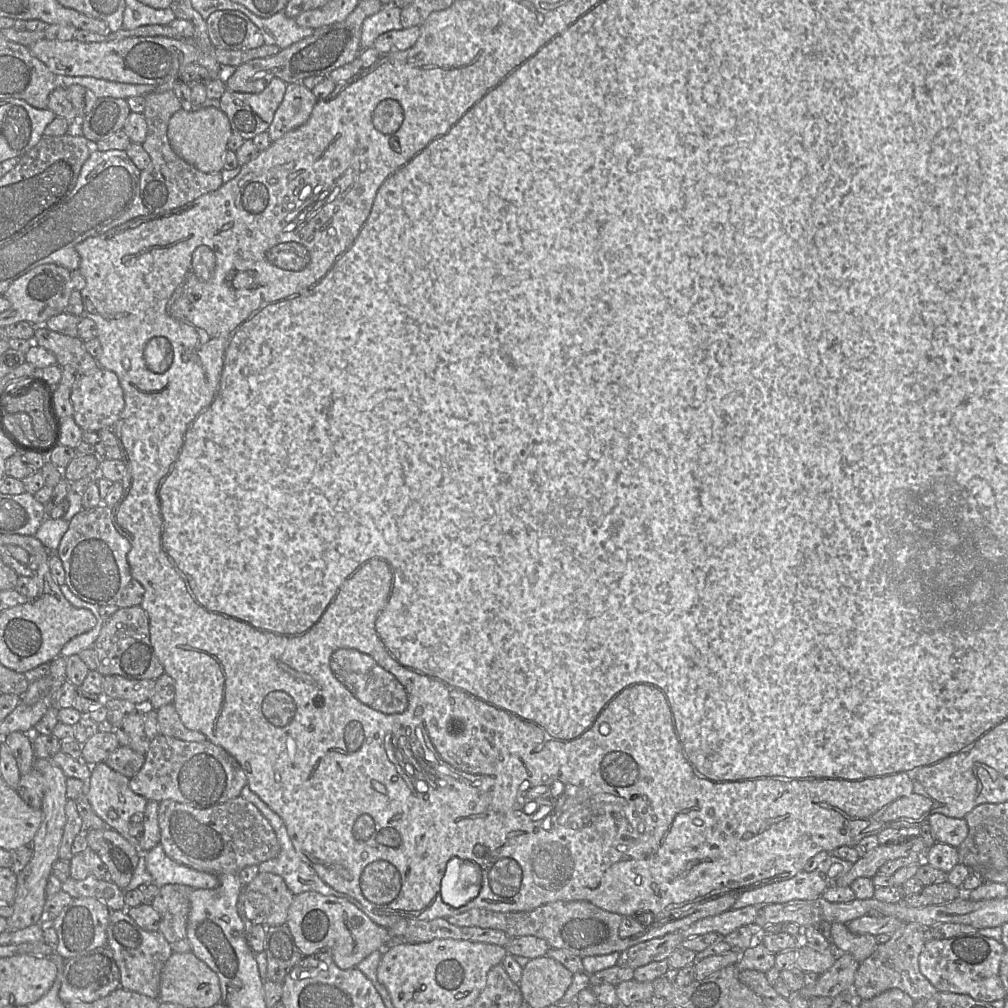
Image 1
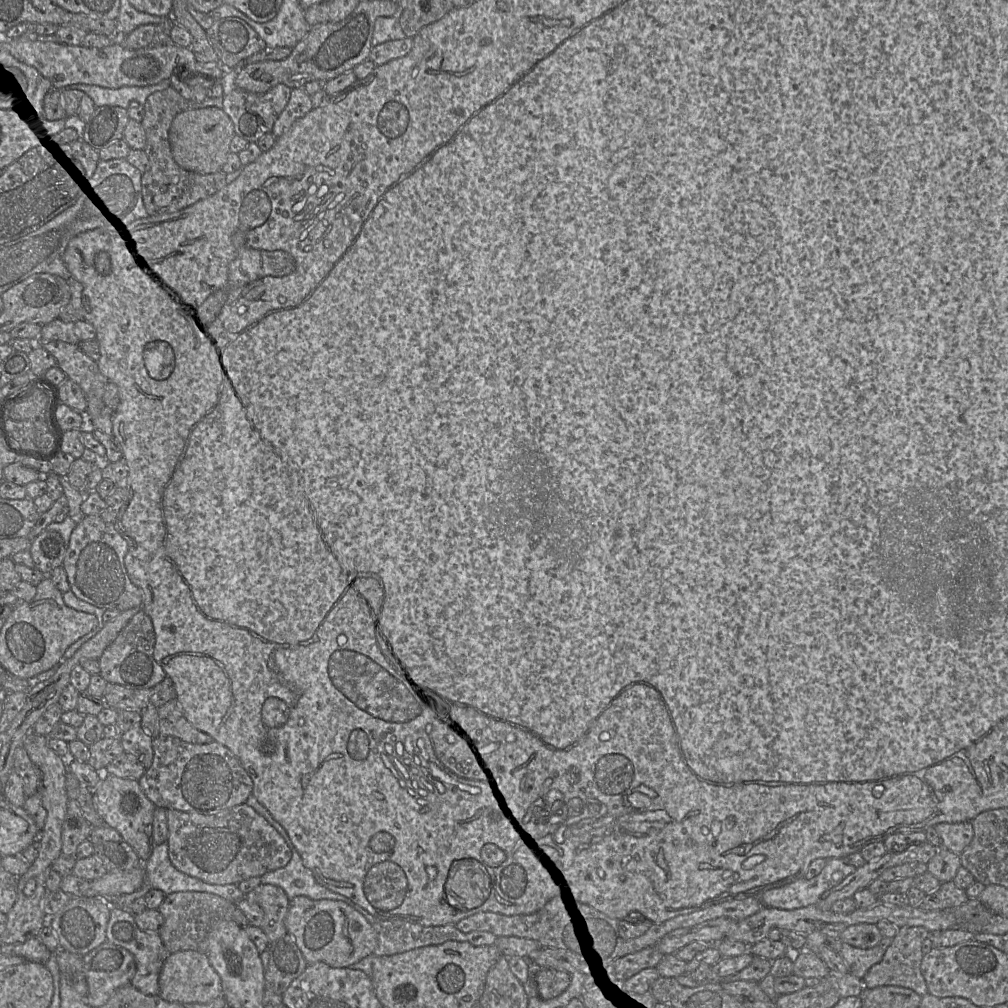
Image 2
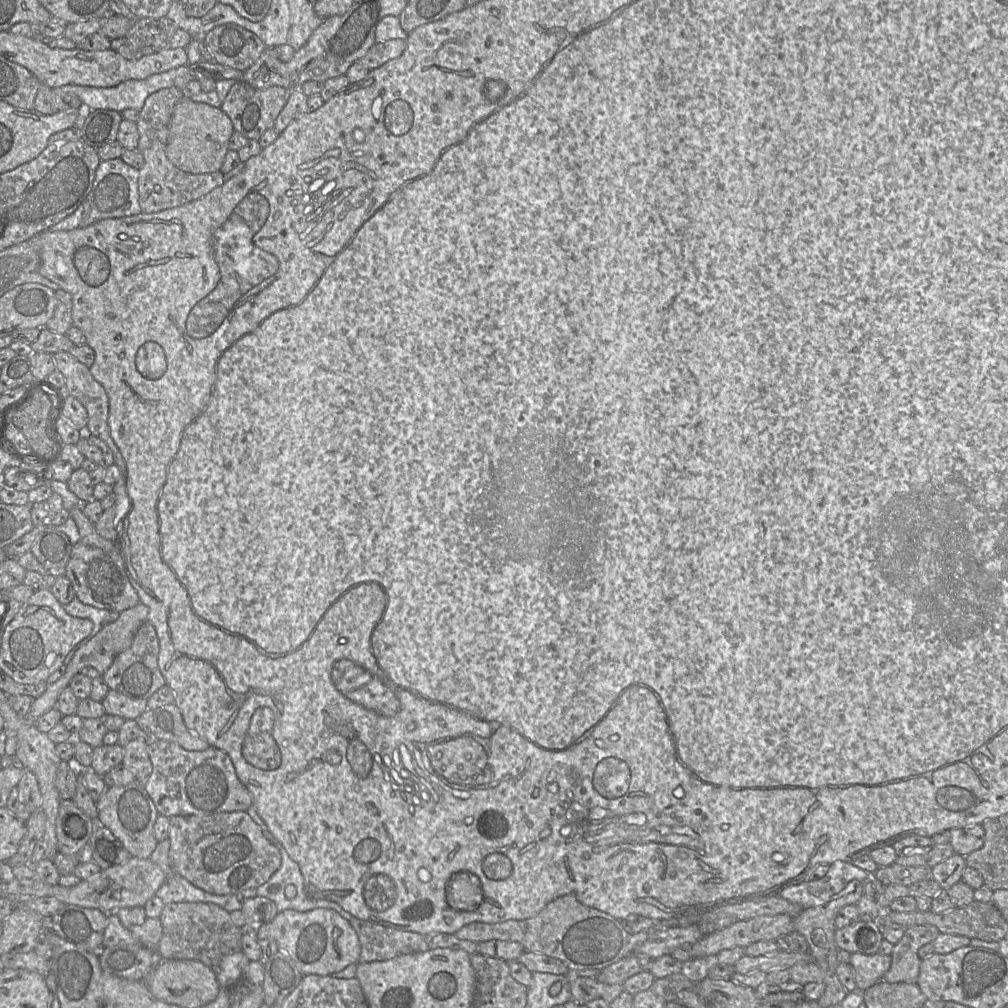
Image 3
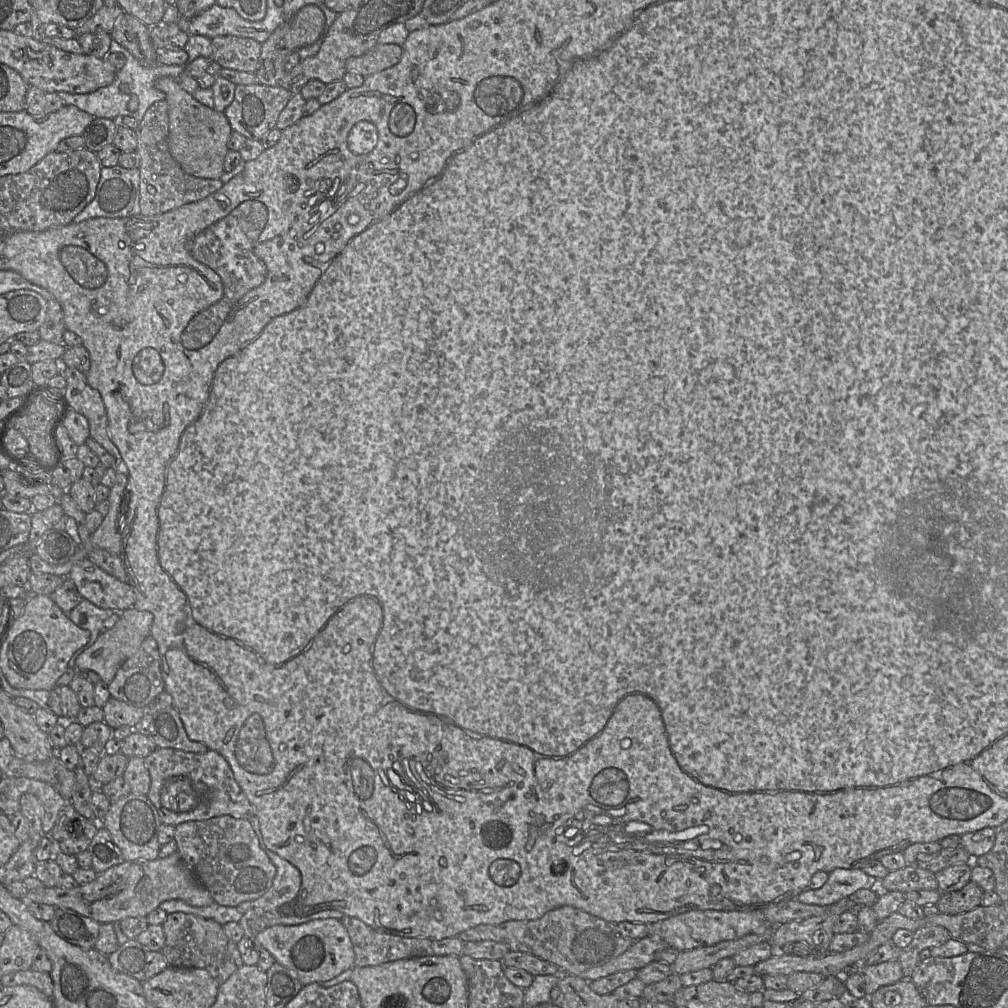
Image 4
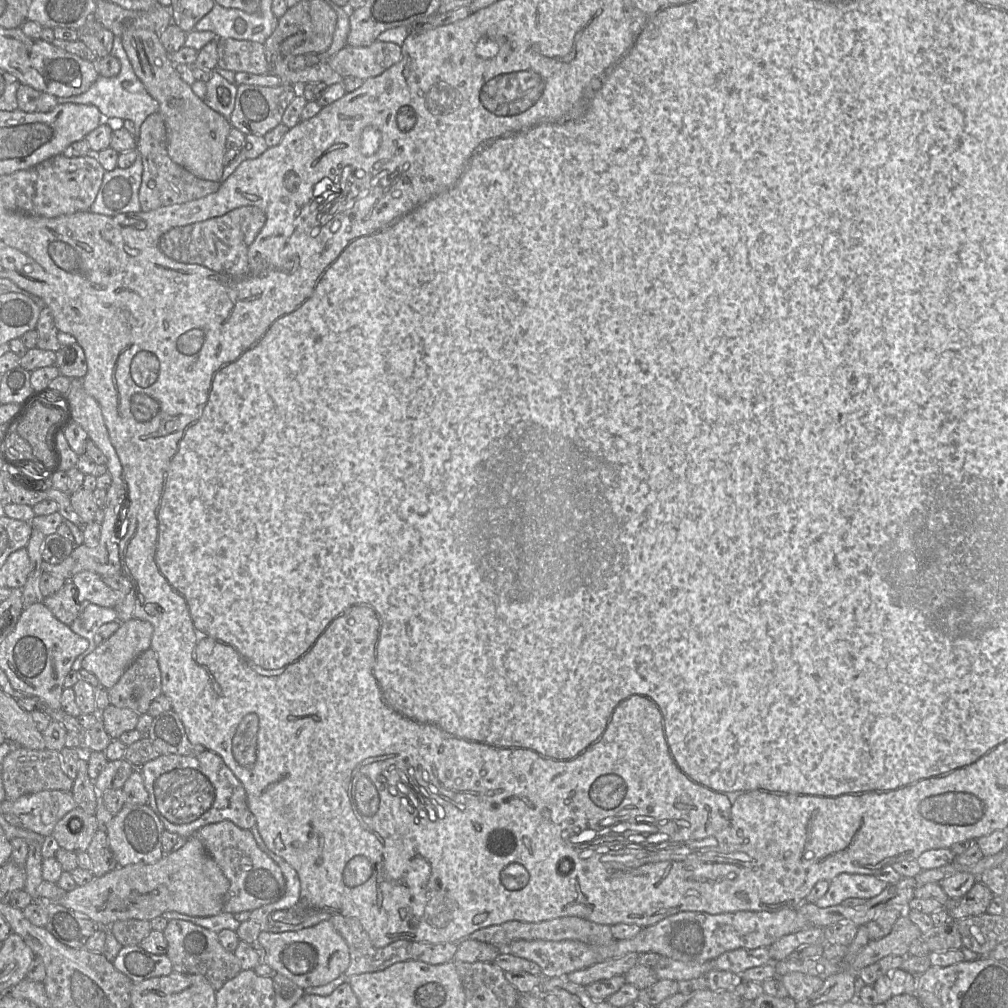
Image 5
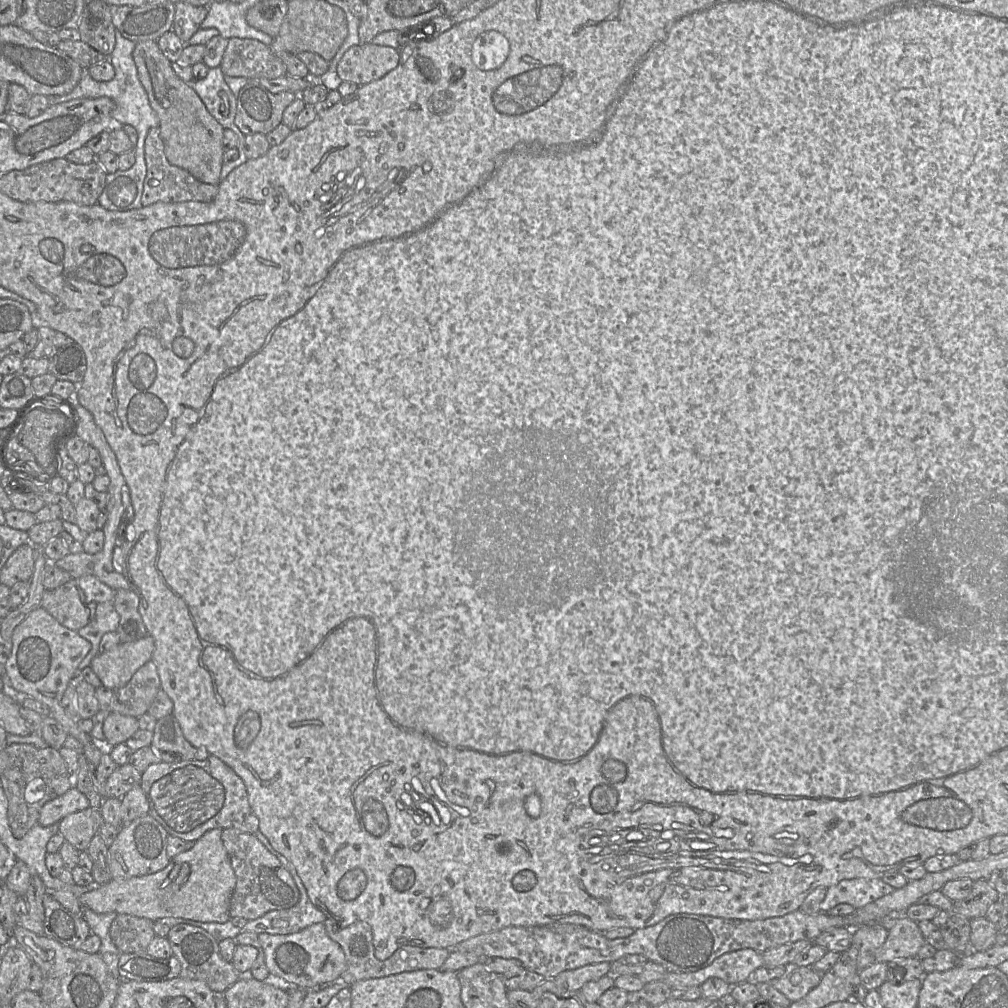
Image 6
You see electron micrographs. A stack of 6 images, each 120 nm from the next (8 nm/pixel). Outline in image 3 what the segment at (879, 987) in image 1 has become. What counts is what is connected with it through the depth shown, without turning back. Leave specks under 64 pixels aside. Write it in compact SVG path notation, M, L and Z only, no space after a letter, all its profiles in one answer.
M916 925L906 928L903 937L893 947L891 966L883 980L888 983L916 984L920 972L919 949L940 934L934 925Z

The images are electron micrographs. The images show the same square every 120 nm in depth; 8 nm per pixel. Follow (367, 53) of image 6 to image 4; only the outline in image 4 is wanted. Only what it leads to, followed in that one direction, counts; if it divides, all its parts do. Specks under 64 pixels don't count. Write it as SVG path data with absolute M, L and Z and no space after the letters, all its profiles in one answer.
M377 44L362 56L349 58L346 70L366 77L396 65L402 54L403 48L398 44Z

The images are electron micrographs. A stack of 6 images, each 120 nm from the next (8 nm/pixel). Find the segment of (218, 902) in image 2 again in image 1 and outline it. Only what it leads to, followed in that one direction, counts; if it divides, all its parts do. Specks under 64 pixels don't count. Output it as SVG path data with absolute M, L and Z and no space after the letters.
M166 884L159 888L151 901L152 907L160 915L159 932L174 953L192 952L186 926L190 910L189 896L193 890L182 884Z

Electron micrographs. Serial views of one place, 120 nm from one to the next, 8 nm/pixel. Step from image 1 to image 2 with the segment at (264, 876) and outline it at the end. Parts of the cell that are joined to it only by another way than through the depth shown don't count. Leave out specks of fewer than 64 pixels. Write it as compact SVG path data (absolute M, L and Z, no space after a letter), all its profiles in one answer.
M260 884L245 894L245 899L262 908L264 918L260 928L269 942L274 942L287 933L285 919L290 900L282 888L273 884Z

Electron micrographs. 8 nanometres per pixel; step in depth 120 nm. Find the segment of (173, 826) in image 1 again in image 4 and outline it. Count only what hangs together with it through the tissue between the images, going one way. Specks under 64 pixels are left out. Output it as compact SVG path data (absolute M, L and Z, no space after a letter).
M222 815L182 822L175 826L174 840L182 861L208 890L214 902L220 905L237 907L242 902L256 900L273 883L276 867L260 847L259 839L247 819Z

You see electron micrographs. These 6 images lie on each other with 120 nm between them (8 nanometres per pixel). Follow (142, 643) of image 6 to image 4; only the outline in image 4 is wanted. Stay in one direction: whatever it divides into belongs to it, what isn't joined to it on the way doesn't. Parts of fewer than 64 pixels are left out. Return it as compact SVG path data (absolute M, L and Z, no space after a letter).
M131 607L120 612L114 626L101 632L96 641L76 657L75 669L92 670L108 685L120 666L136 653L145 638L150 635L152 622L153 615L150 611Z

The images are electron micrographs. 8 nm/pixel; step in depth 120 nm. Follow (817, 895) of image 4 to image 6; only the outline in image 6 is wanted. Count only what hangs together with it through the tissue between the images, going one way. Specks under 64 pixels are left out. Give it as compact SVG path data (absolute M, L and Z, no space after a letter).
M852 878L827 887L824 900L821 903L821 912L827 913L840 903L848 903L856 909L891 893L894 887L882 879Z

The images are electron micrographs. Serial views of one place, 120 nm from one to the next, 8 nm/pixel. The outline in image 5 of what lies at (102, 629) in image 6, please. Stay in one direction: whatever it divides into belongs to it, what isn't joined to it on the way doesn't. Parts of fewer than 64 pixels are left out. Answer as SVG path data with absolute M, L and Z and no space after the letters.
M90 602L80 603L79 614L69 627L76 634L86 638L89 642L89 646L75 659L71 667L74 671L82 669L83 659L96 648L94 635L97 630L103 624L117 620L117 612L112 607L103 607Z

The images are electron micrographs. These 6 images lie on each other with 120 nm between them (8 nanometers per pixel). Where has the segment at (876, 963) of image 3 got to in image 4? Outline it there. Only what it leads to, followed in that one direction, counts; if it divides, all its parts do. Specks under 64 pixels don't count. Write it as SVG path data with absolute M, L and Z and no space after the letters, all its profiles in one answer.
M898 960L870 966L865 966L864 962L864 964L849 971L858 972L862 975L865 983L866 996L871 996L882 986L894 984L904 978Z

